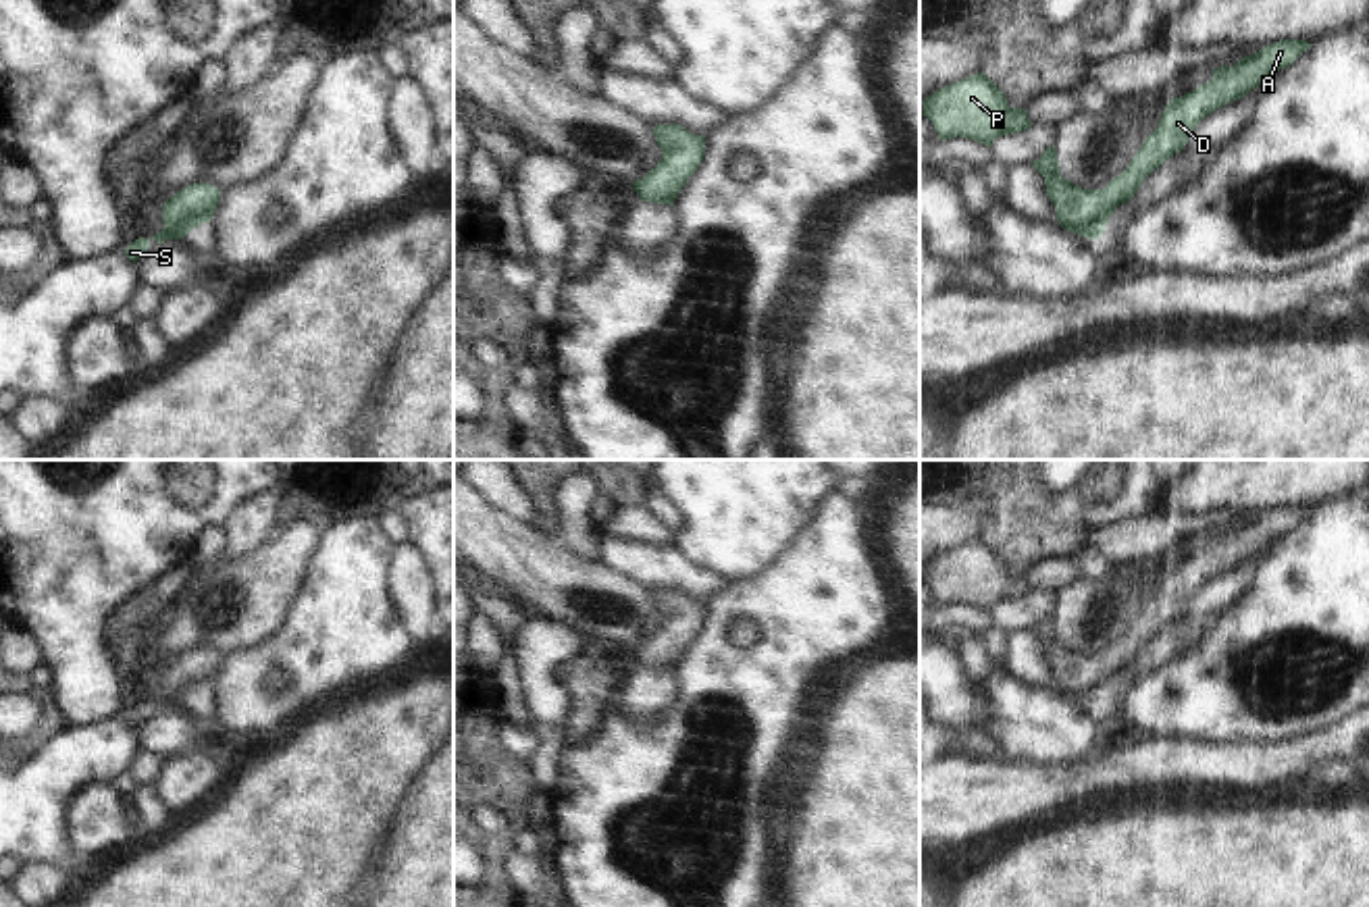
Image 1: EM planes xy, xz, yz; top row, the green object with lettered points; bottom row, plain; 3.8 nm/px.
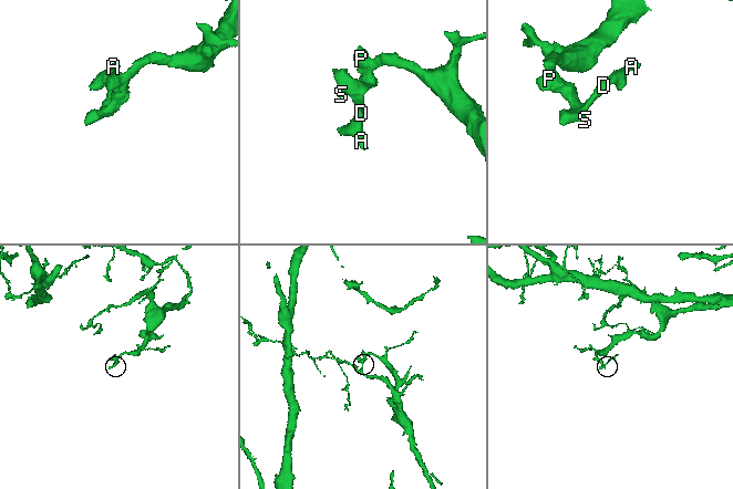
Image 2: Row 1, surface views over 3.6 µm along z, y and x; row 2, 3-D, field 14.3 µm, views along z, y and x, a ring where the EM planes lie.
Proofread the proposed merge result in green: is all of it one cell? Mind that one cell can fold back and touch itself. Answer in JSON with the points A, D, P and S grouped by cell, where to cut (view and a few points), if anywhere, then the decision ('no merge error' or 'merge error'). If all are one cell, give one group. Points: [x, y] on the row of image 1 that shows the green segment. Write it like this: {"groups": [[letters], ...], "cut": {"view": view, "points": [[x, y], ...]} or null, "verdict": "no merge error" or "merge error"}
{"groups": [["A", "D", "P", "S"]], "cut": null, "verdict": "no merge error"}

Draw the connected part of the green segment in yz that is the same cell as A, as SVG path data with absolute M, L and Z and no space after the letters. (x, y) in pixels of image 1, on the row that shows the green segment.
M1282 40L1240 58L1234 67L1213 69L1213 79L1165 104L1159 127L1144 139L1123 173L1105 189L1082 189L1061 177L1055 146L1047 148L1032 166L1044 177L1057 221L1065 231L1101 239L1113 210L1132 200L1144 179L1167 158L1182 152L1196 125L1213 110L1244 98L1275 71L1288 69L1311 48L1305 40Z

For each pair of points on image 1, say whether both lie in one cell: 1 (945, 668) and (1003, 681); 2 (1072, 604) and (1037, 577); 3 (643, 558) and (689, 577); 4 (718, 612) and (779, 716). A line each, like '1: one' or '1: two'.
1: one
2: one
3: one
4: one

